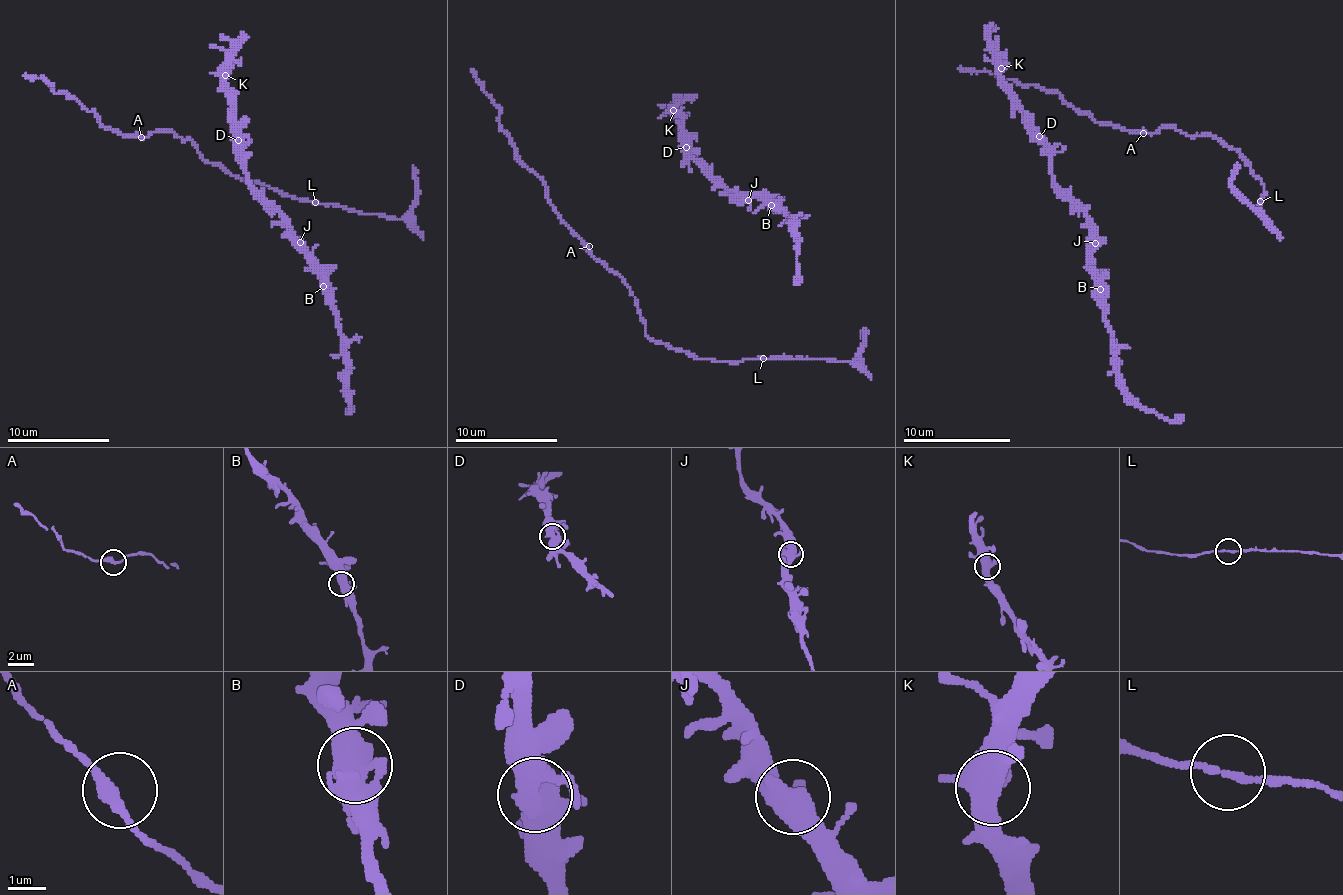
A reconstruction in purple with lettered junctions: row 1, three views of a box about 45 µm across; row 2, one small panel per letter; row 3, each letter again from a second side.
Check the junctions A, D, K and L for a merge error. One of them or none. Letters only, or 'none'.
none

